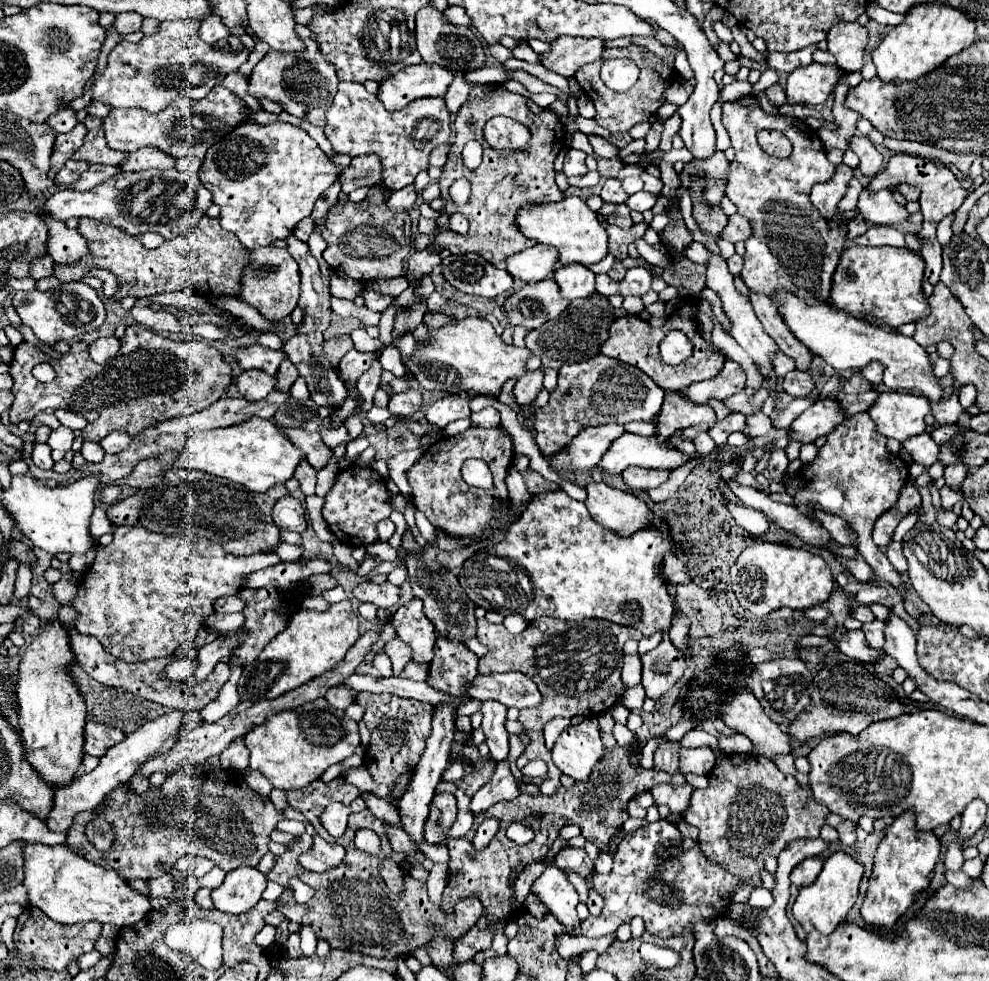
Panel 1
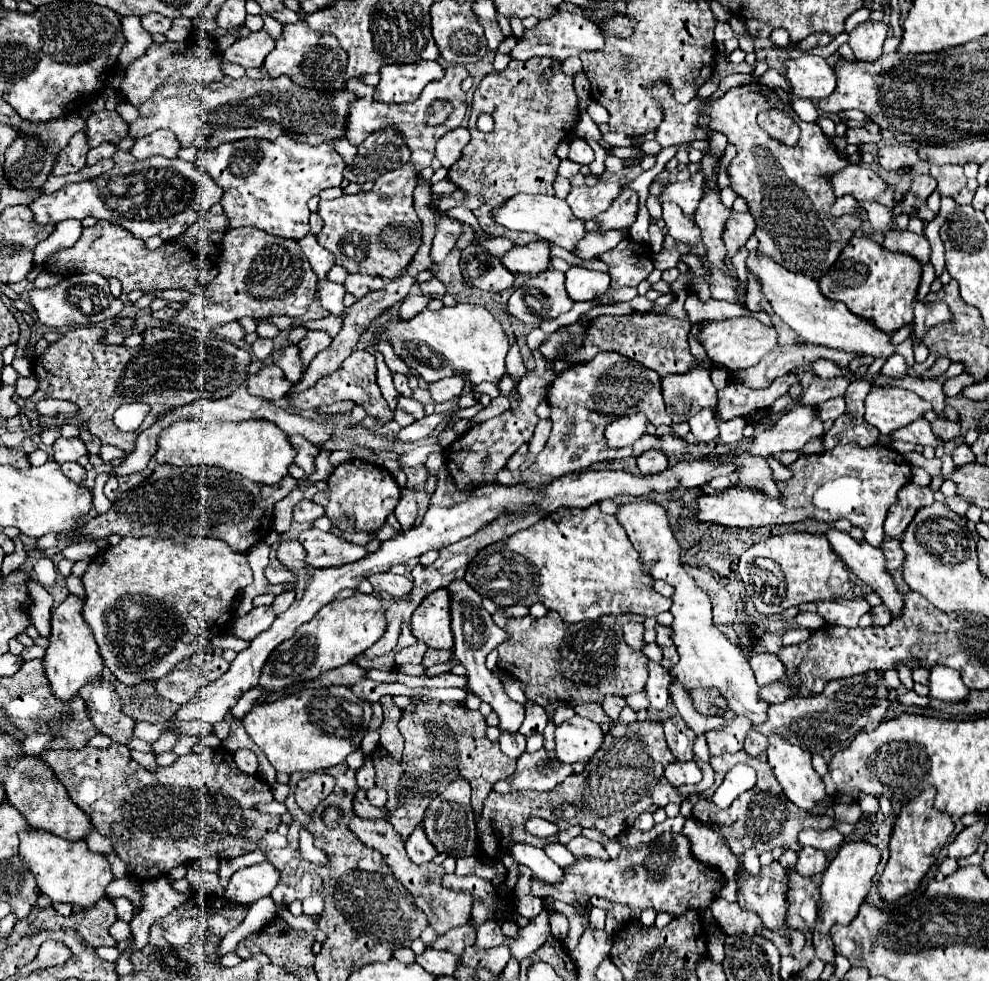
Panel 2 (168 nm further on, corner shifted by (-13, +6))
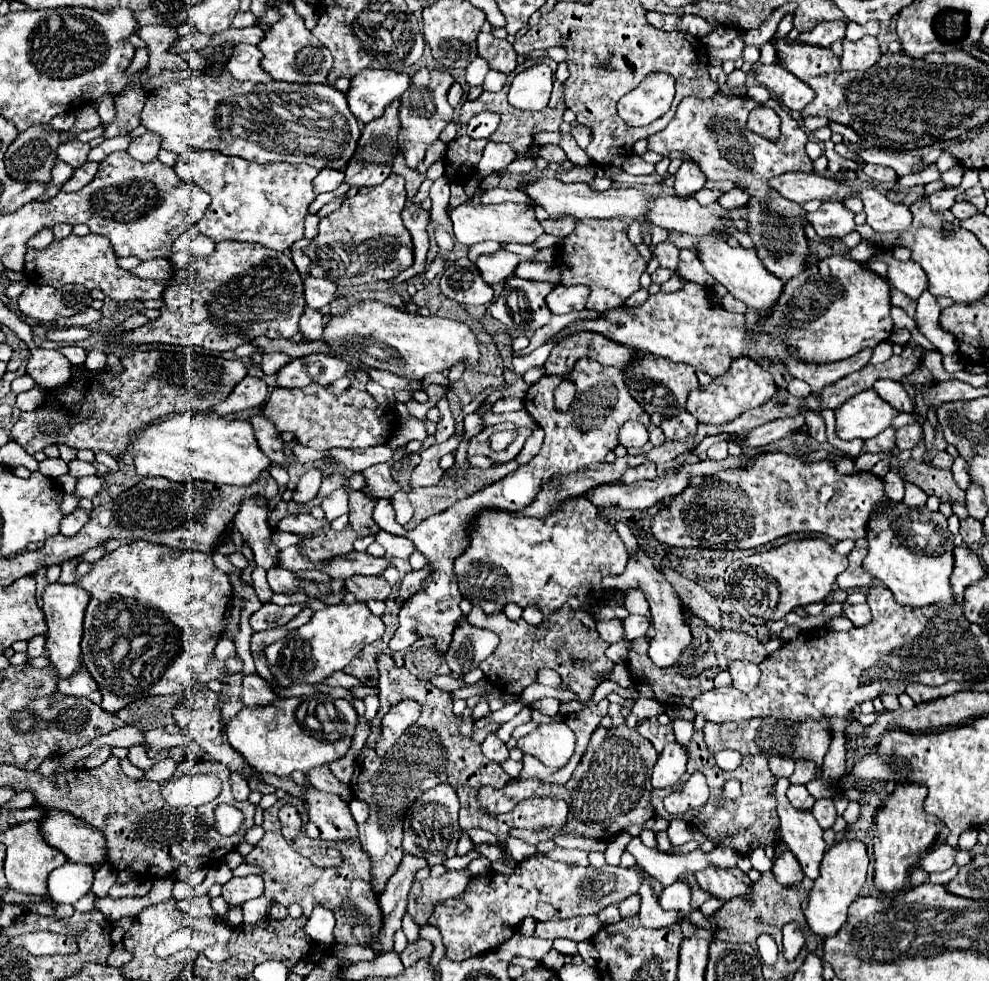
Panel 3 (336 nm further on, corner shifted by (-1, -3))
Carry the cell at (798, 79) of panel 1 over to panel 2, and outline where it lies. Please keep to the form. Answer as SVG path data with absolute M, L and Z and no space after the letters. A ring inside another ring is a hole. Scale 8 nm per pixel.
M803 55L795 61L787 59L783 67L793 93L801 99L823 99L835 89L833 67L823 57Z

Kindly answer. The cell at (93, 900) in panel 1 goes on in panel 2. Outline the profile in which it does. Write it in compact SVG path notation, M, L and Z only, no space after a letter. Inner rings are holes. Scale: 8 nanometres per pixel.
M21 831L19 833L19 859L33 873L41 893L59 903L75 903L89 909L99 899L105 897L107 883L113 881L109 863L103 855L89 851L85 841L67 841L63 837L51 835L47 831Z

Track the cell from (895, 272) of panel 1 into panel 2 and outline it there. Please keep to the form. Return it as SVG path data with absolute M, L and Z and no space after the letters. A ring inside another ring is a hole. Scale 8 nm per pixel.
M853 237L841 251L839 259L819 279L819 289L823 297L845 303L853 315L871 321L883 333L893 333L913 321L913 303L919 279L921 265L917 265L913 257L889 253L869 237Z

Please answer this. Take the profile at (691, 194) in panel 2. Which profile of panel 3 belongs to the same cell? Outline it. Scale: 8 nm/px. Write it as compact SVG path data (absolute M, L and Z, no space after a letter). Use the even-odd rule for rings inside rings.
M683 162L681 168L675 174L675 196L677 198L691 198L695 196L695 192L699 192L705 186L705 174L701 172L701 168L695 162Z

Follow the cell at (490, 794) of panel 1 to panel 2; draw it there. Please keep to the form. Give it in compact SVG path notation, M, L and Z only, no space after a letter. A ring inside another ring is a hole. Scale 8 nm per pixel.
M539 749L535 753L523 753L517 759L517 769L509 779L497 781L495 791L507 793L507 791L521 791L521 789L537 789L537 791L551 791L555 789L567 775L573 773L571 765L565 765L561 761L549 763L547 749ZM539 763L545 763L547 771L539 769Z

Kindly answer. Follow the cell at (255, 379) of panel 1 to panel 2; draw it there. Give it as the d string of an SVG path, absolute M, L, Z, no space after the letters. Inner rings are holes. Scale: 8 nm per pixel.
M267 365L261 367L255 375L251 375L247 379L247 391L251 395L263 397L267 401L277 401L281 397L285 397L285 393L289 393L293 385L285 379L285 375L281 373L281 369L277 365Z

